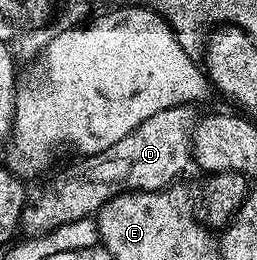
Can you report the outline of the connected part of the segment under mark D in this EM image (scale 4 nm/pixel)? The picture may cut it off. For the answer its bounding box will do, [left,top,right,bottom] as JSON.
[20,104,199,238]

